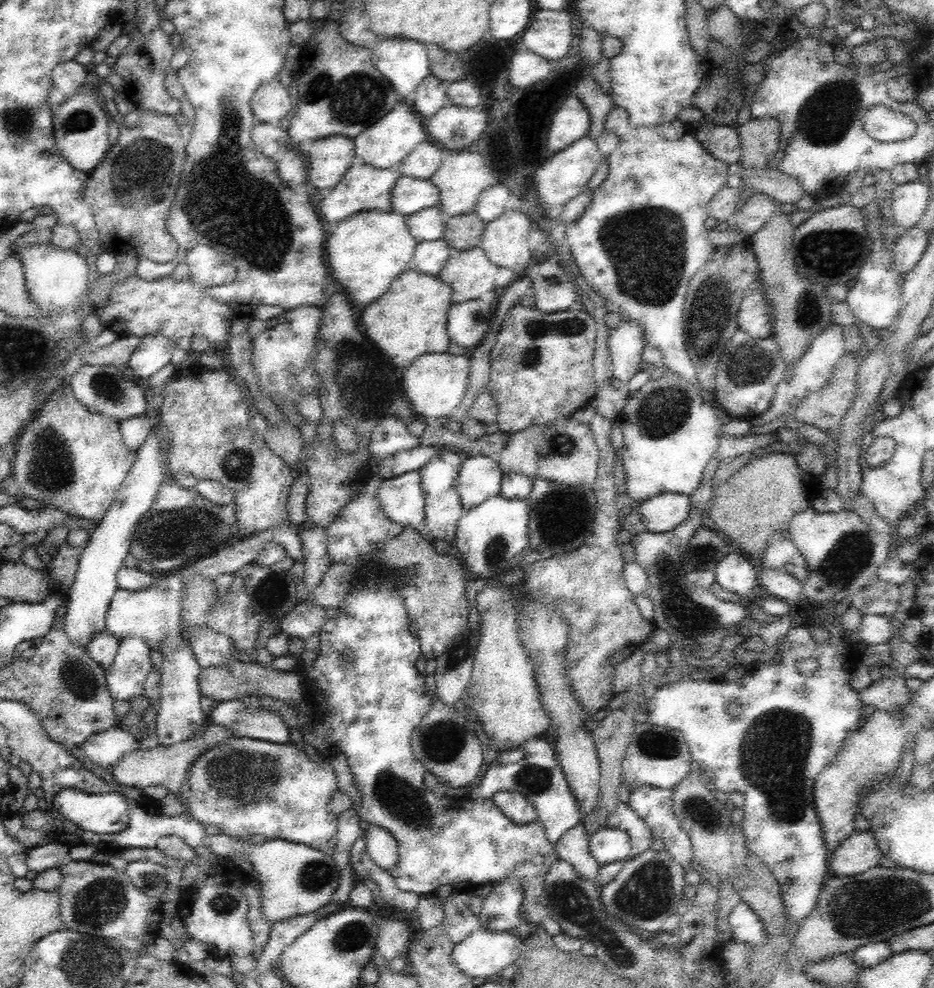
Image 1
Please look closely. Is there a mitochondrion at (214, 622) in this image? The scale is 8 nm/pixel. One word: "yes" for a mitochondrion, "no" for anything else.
no

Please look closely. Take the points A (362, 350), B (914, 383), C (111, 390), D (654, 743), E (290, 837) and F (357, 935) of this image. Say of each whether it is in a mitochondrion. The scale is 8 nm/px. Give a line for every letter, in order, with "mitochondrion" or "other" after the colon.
A: other
B: other
C: mitochondrion
D: mitochondrion
E: other
F: mitochondrion

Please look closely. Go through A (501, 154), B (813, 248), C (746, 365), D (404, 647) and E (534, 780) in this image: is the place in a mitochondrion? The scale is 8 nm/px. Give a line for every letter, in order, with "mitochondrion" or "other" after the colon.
A: other
B: mitochondrion
C: mitochondrion
D: other
E: mitochondrion

